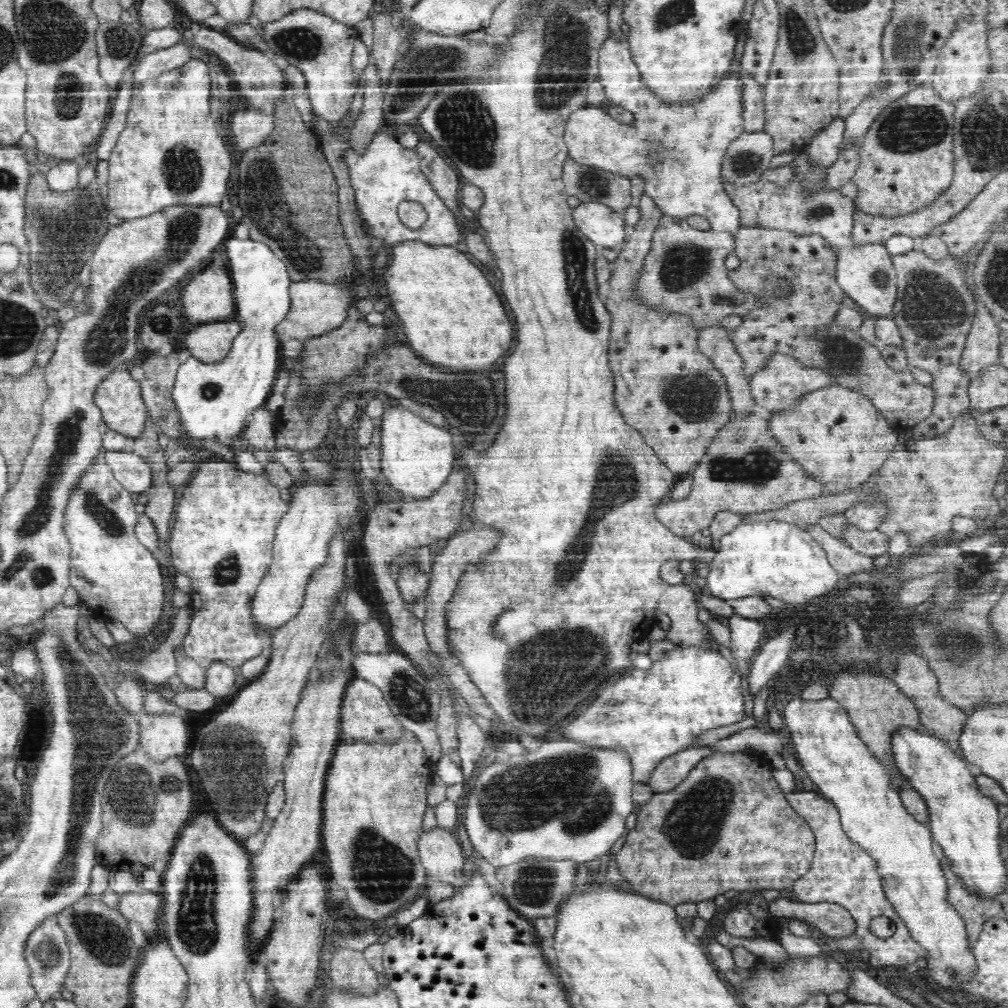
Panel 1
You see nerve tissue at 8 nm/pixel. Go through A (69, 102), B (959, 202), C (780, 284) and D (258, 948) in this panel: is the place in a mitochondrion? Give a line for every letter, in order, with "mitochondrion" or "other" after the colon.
A: mitochondrion
B: other
C: mitochondrion
D: other

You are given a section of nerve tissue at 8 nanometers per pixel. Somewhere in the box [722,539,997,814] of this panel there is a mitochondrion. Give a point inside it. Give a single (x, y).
(958, 649)

